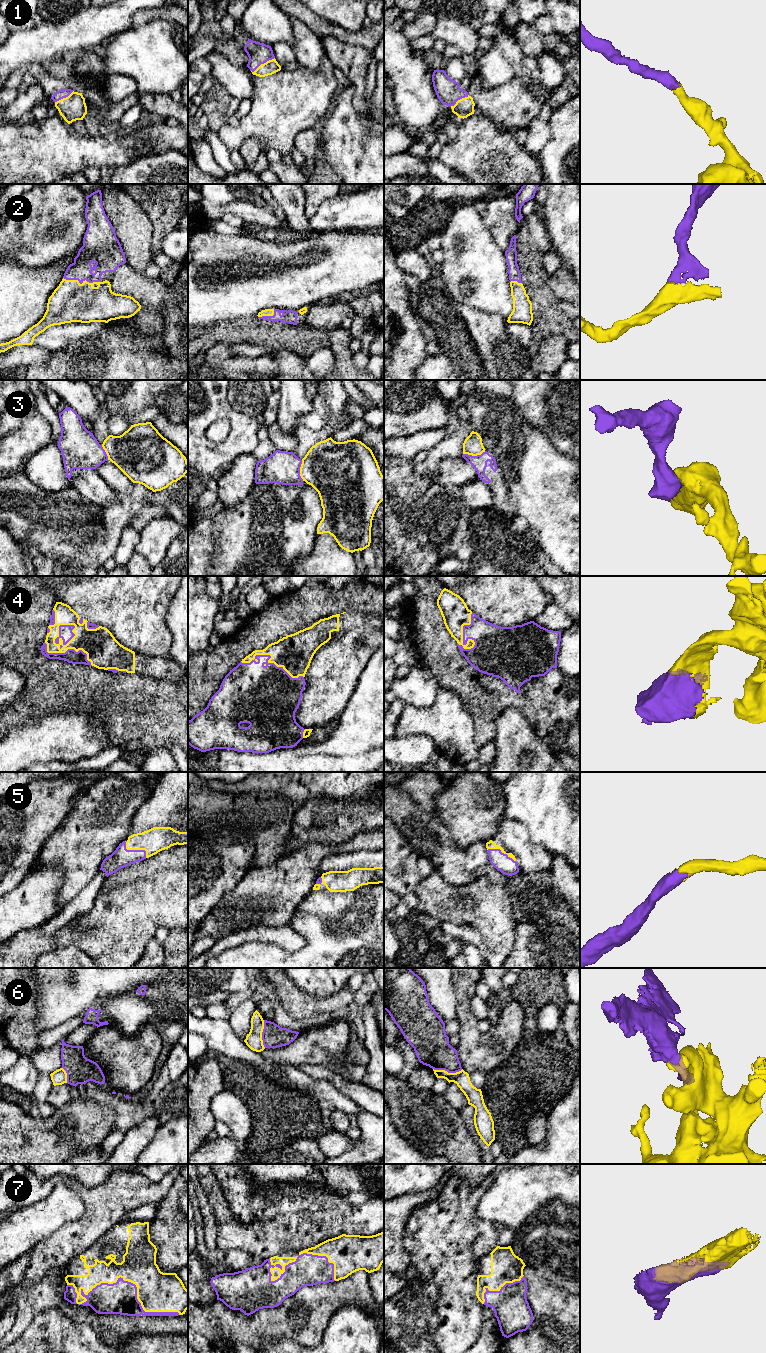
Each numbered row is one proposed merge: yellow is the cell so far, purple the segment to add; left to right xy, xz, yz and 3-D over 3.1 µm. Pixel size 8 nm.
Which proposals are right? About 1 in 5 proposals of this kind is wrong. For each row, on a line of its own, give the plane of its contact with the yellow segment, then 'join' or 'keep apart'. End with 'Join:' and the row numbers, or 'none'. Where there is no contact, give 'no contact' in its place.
1: contact in xz; join
2: contact in xy; join
3: contact in yz; keep apart
4: contact in xz; join
5: contact in xy; join
6: contact in yz; keep apart
7: contact in xy; join
Join: 1, 2, 4, 5, 7

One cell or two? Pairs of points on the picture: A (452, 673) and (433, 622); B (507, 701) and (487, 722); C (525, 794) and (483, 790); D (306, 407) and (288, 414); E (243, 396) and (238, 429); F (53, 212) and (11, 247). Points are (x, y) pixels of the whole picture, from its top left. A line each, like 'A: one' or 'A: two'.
A: one
B: one
C: two
D: one
E: two
F: one

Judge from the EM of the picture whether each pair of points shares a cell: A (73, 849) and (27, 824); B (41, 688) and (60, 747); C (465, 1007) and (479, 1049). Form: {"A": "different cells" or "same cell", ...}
{"A": "different cells", "B": "different cells", "C": "same cell"}

